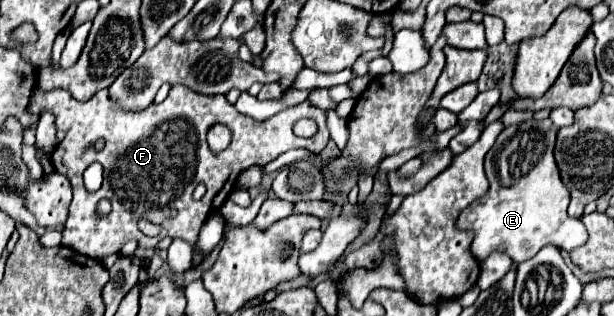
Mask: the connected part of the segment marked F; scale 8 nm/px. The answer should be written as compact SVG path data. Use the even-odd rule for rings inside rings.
M174 85L160 105L152 103L142 111L126 111L118 107L108 89L98 91L98 95L94 95L88 103L76 101L69 91L63 89L36 89L32 93L30 111L52 111L56 127L66 131L66 139L60 141L50 155L54 169L70 179L74 191L70 215L62 233L62 245L96 261L120 251L120 247L130 239L136 239L138 245L146 249L156 249L156 243L164 237L180 237L190 245L196 243L200 227L212 211L220 209L244 169L252 165L266 165L288 149L308 149L312 155L318 155L330 139L326 113L310 101L288 107L266 121L256 121L238 113L226 97L206 97L194 93L186 85ZM302 117L314 119L318 125L316 135L310 139L302 139L292 133L294 121ZM214 123L228 125L234 139L232 149L224 149L216 155L210 153L206 143L206 131ZM98 139L104 139L102 151L94 149ZM94 161L104 167L104 181L96 193L88 193L82 173ZM200 181L204 181L208 191L200 201L194 201L192 191ZM100 199L110 199L112 211L108 215L98 215ZM170 209L176 209L174 217L168 217ZM138 219L148 219L150 223L160 225L160 235L146 237L140 233Z

